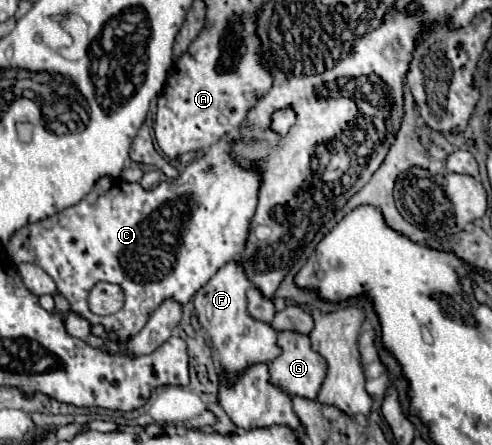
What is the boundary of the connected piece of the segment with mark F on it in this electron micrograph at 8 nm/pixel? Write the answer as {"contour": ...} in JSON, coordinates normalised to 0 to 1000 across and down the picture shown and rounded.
{"contour":[[[459,591],[447,609],[394,663],[394,694],[411,739],[423,744],[423,780],[435,784],[435,816],[447,825],[463,865],[476,865],[488,843],[520,820],[549,816],[569,798],[569,780],[561,775],[561,744],[528,721],[516,721],[500,703],[500,649],[508,631],[500,627],[492,600],[484,591]]]}

